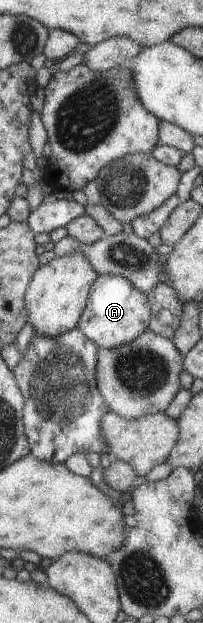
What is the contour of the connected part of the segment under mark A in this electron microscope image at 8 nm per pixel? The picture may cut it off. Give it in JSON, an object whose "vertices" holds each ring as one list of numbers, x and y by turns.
{"vertices":[[99,274,92,284,88,301,77,320,76,326,95,345,101,348,117,348,136,339,145,332,150,320,150,307,146,295,127,278,117,274]]}

